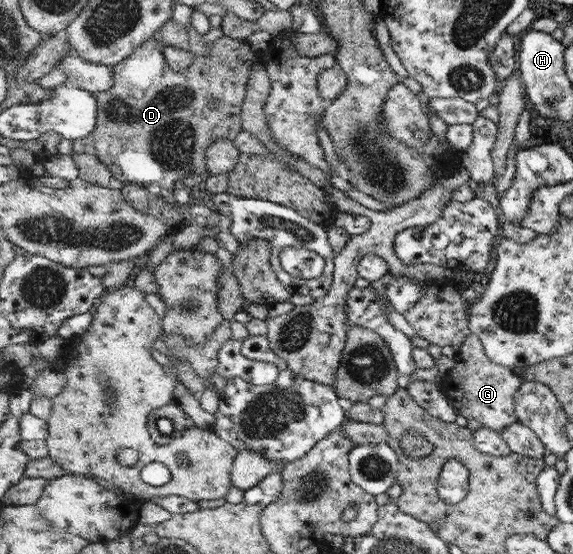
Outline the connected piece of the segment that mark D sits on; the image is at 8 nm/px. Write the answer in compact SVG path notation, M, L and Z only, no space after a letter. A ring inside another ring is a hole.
M172 18L168 22L164 23L158 32L154 33L151 38L145 41L143 45L134 51L130 59L127 58L126 60L123 60L122 63L118 63L118 65L112 69L114 70L114 87L112 87L112 89L108 89L108 91L99 92L95 95L98 101L98 127L96 128L96 131L92 132L90 137L87 137L86 139L78 138L74 140L74 155L90 154L98 157L98 161L100 161L100 163L104 163L104 165L110 169L110 172L114 174L114 177L123 183L136 182L137 184L141 185L156 183L160 187L166 189L169 187L174 188L174 184L176 181L178 181L178 179L182 180L184 177L205 172L205 153L208 145L212 145L217 139L235 139L238 133L240 133L242 130L242 101L245 101L246 87L247 81L249 80L250 69L254 66L254 63L256 65L255 53L251 51L251 47L248 45L246 40L234 40L228 38L227 36L223 36L217 41L214 41L212 49L207 51L207 56L203 58L205 51L206 46L204 44L204 40L202 39L202 33L197 32L194 26L190 24L178 25L178 23L173 23ZM165 45L176 46L177 48L184 49L184 51L190 51L190 53L194 55L194 62L192 62L192 65L190 65L190 67L186 68L184 71L174 71L166 63L164 63L160 57L158 57L160 49ZM210 99L216 100L215 103L217 103L217 106L214 109L209 107L208 100Z

